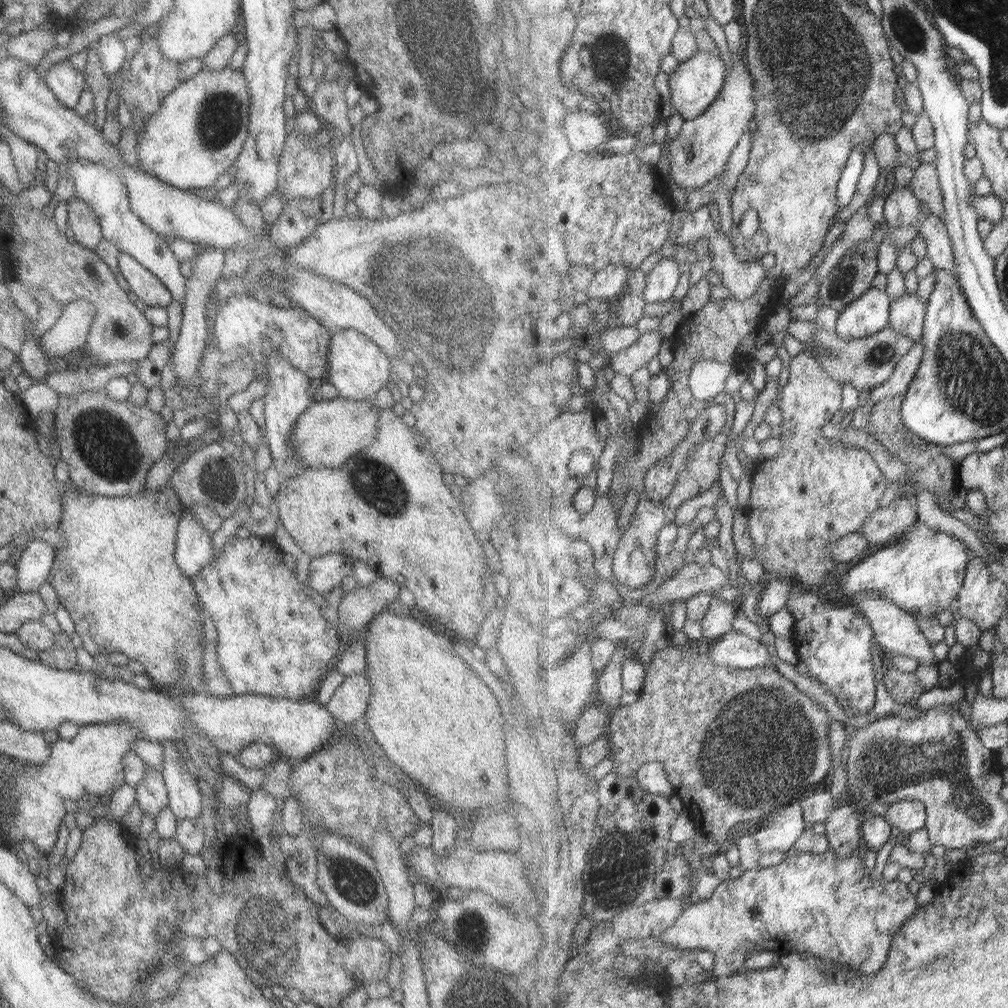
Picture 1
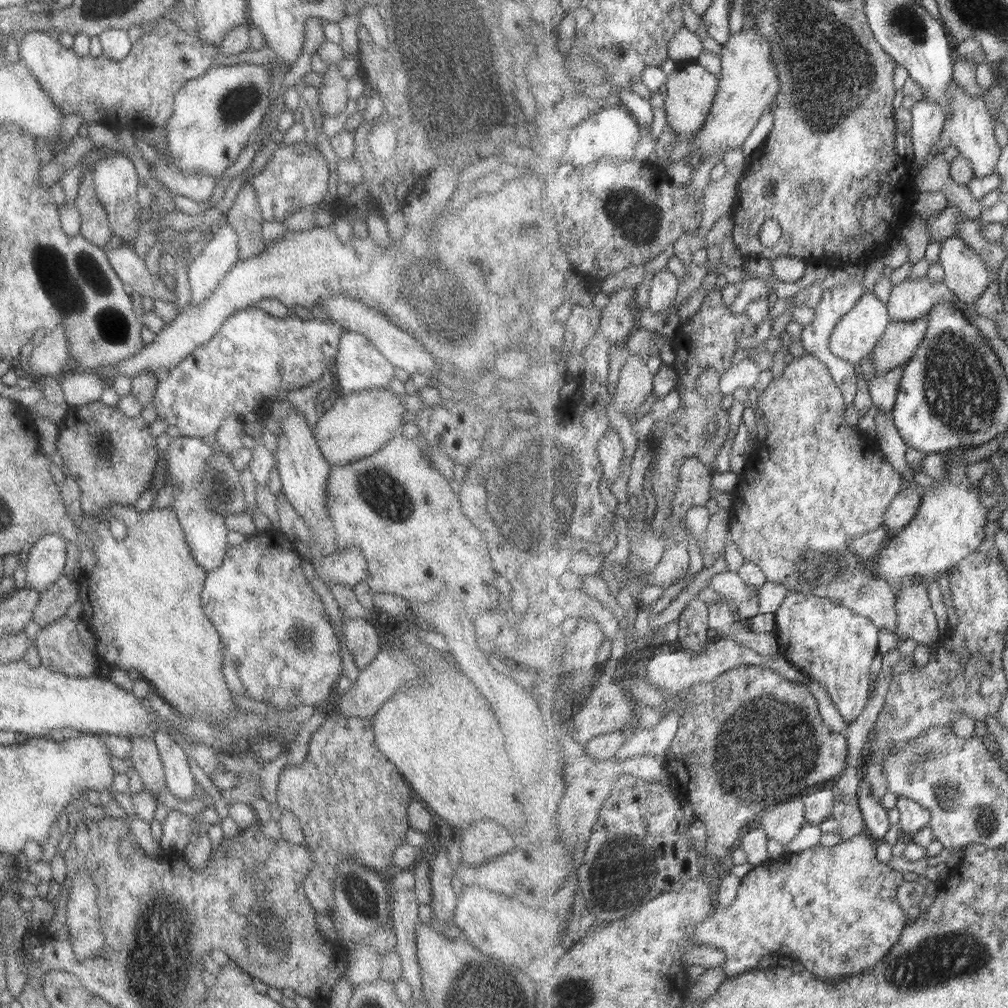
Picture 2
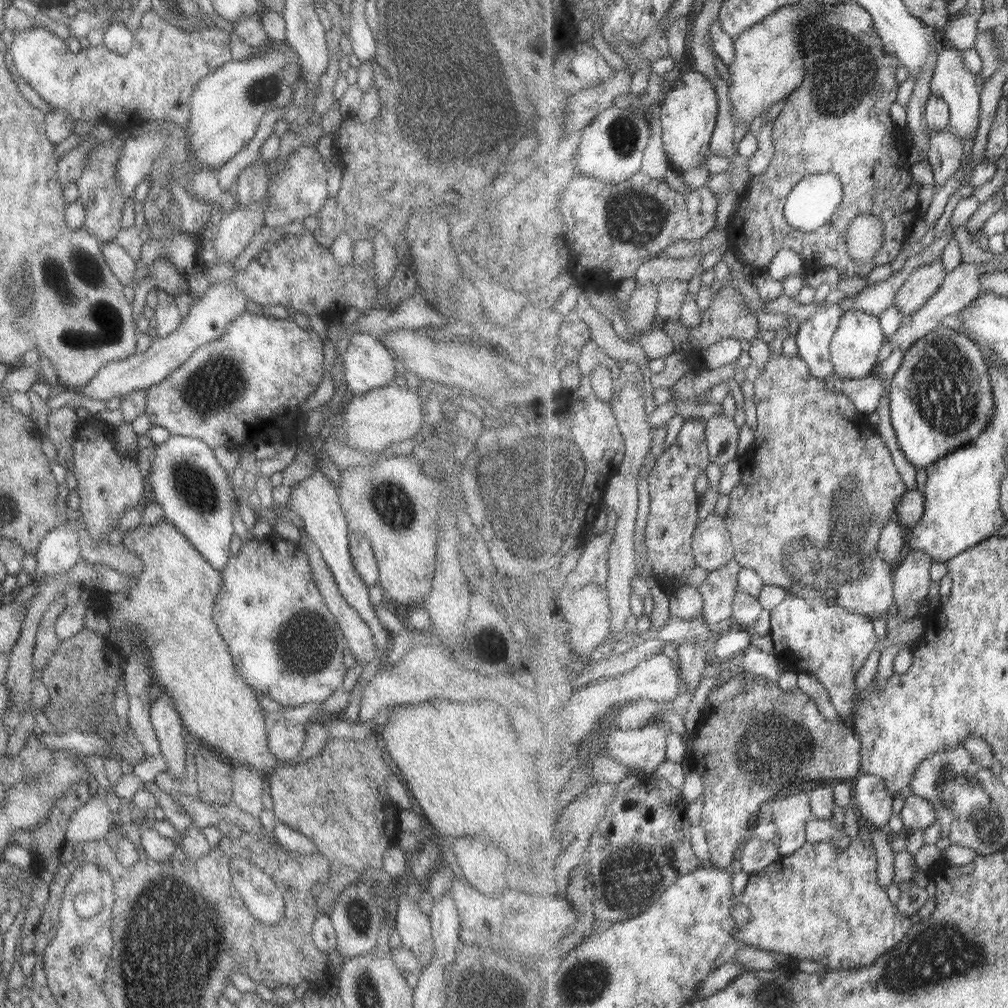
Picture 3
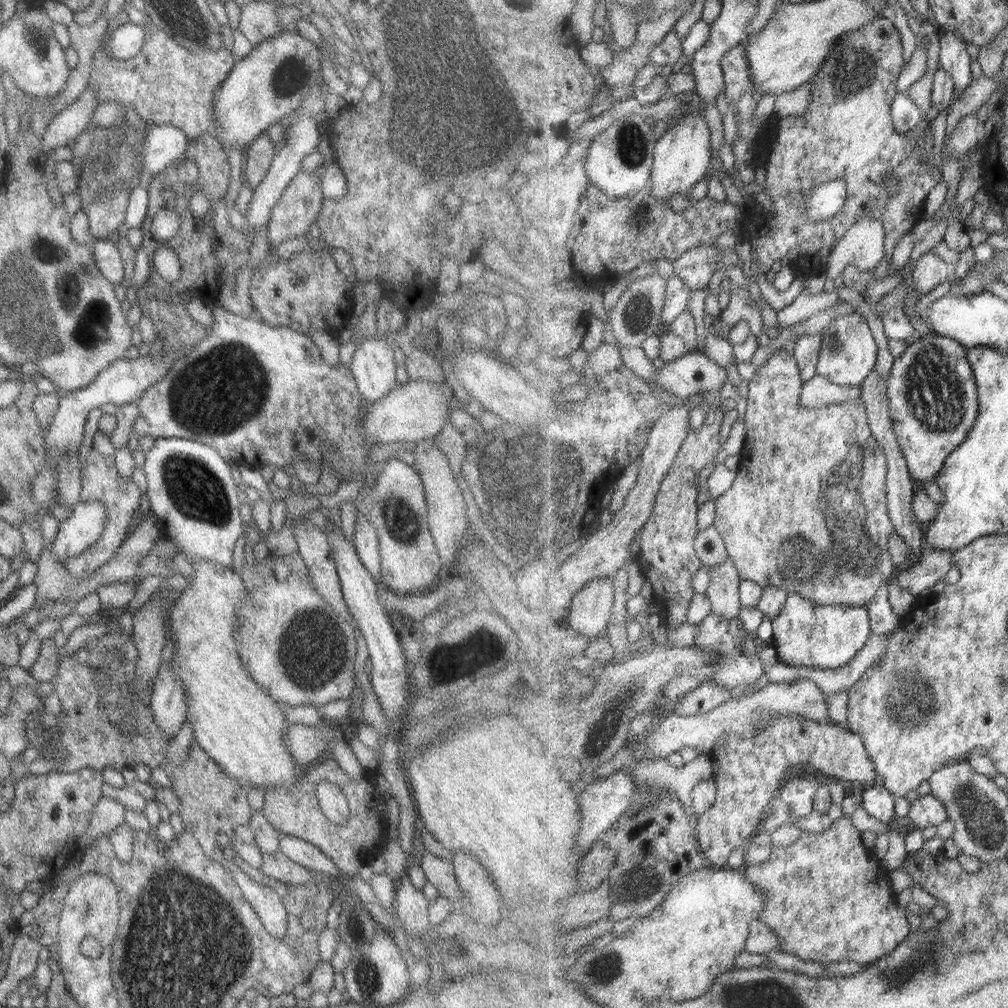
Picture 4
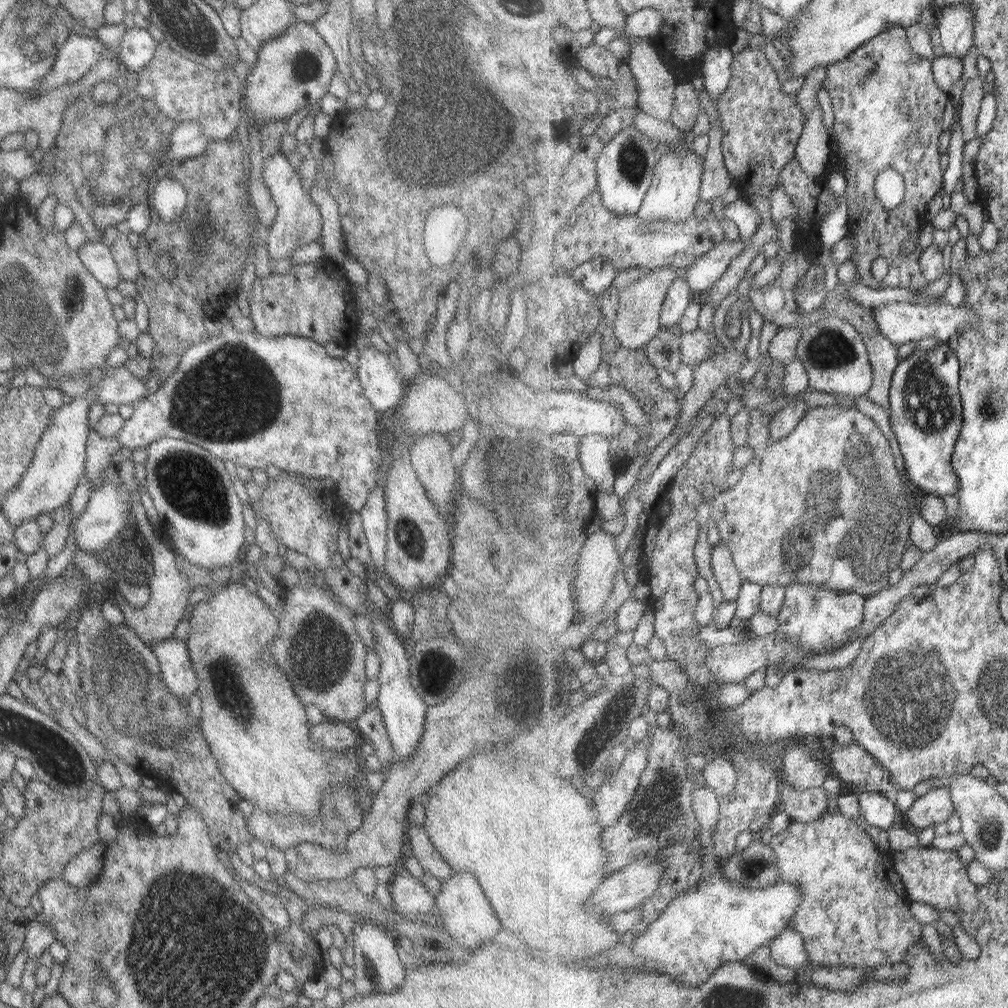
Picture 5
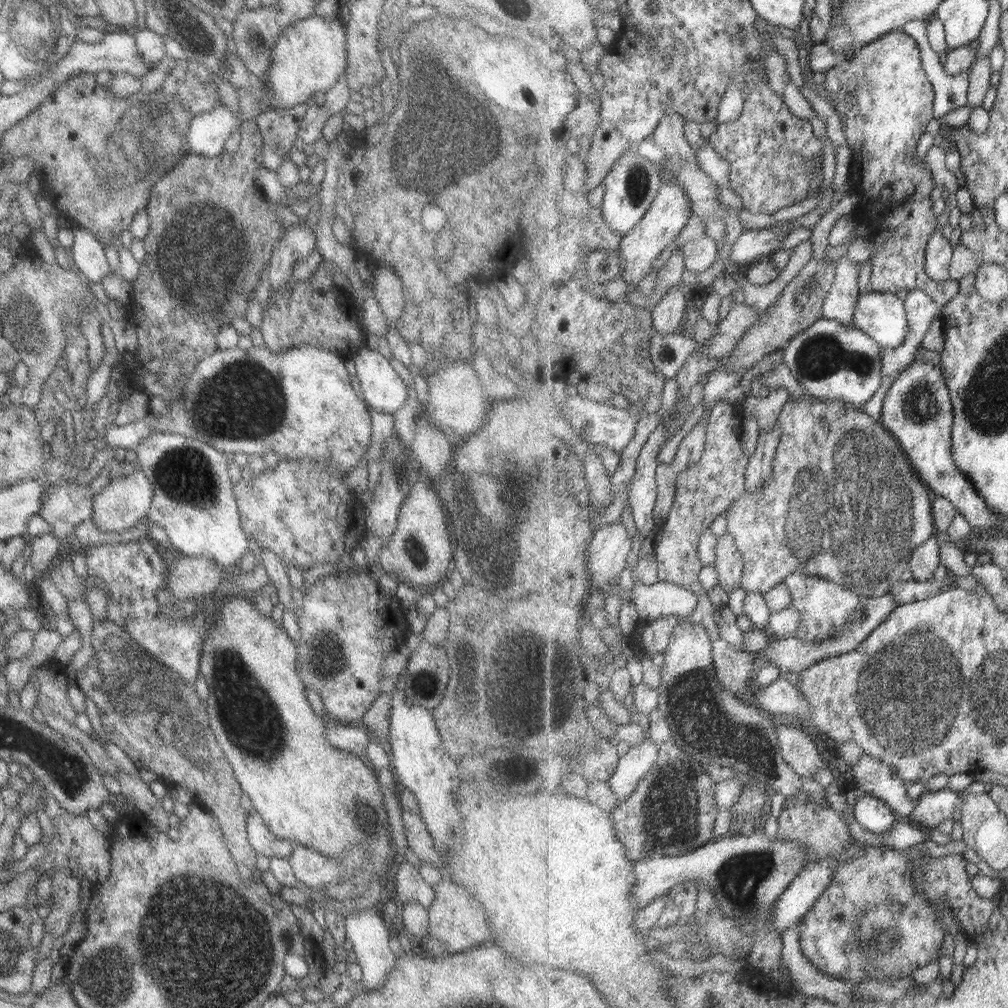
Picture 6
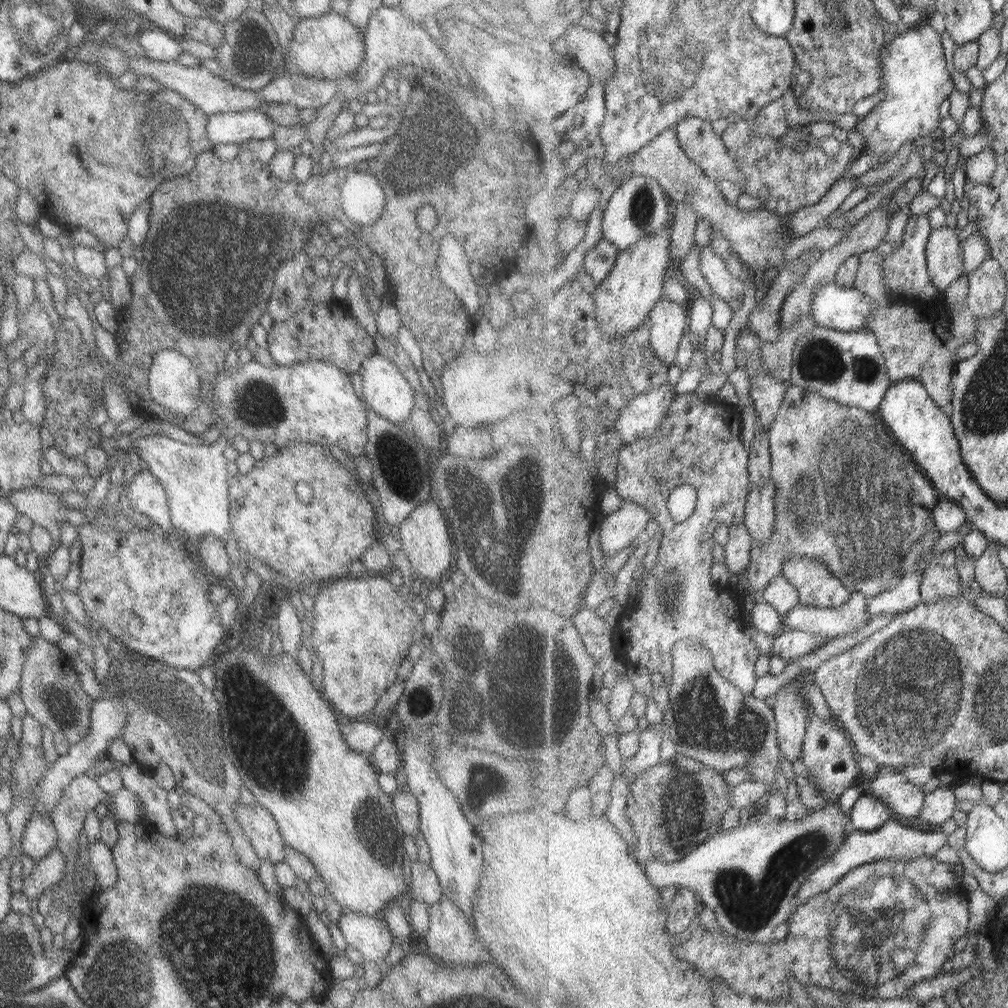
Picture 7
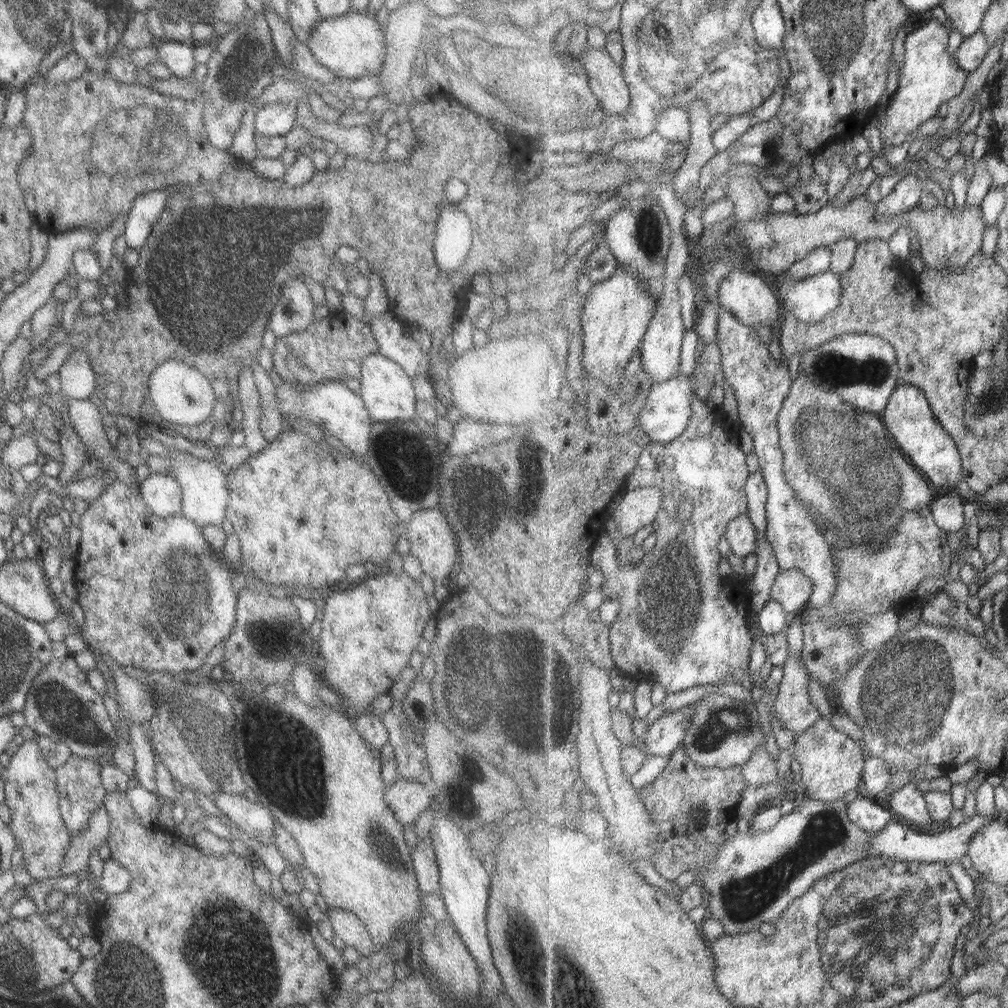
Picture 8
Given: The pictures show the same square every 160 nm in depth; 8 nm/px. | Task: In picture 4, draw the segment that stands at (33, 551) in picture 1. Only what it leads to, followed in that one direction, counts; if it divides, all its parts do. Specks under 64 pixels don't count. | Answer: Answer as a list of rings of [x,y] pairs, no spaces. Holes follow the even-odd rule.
[[[79,501],[58,524],[51,552],[62,560],[77,556],[97,542],[104,531],[105,508],[95,501]]]

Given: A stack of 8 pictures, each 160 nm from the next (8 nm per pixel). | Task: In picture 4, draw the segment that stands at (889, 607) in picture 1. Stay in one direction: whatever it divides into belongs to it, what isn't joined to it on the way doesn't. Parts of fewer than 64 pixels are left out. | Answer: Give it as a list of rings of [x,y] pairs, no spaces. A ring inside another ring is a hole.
[[[783,350],[774,352],[759,368],[756,368],[755,374],[748,381],[747,410],[743,416],[745,426],[747,426],[747,436],[738,466],[736,482],[725,494],[715,499],[716,511],[713,525],[723,535],[729,556],[739,569],[742,579],[752,580],[763,588],[778,586],[786,588],[790,593],[801,593],[821,606],[845,604],[845,606],[867,608],[871,600],[875,598],[877,590],[884,585],[887,577],[893,576],[897,570],[900,570],[900,567],[893,562],[889,550],[889,543],[892,540],[892,535],[896,532],[896,526],[892,522],[888,505],[889,466],[887,456],[885,449],[872,433],[863,400],[830,405],[821,409],[807,409],[801,405],[801,394],[805,383],[797,358],[794,354]],[[839,468],[845,468],[847,474],[837,472]],[[831,478],[837,482],[833,482]],[[847,490],[855,490],[855,492],[847,492]]]

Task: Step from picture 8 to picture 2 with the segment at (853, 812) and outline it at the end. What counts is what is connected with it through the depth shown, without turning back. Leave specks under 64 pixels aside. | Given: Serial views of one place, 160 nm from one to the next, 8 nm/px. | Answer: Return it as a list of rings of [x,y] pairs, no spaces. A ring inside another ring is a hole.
[[[863,780],[858,788],[859,805],[870,836],[877,841],[883,840],[892,826],[889,824],[887,808],[881,804],[881,800],[873,796],[871,783]]]

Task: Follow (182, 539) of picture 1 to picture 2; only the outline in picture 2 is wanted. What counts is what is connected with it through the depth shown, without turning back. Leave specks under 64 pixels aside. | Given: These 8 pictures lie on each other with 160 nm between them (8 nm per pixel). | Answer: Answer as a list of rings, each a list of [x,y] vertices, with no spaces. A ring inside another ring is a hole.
[[[179,436],[171,438],[161,454],[165,462],[164,484],[172,486],[169,508],[177,517],[191,556],[204,572],[213,570],[221,564],[228,546],[226,537],[228,530],[223,523],[224,516],[214,509],[200,487],[201,477],[207,469],[207,459],[212,455],[213,450],[214,446],[207,445],[201,439]]]

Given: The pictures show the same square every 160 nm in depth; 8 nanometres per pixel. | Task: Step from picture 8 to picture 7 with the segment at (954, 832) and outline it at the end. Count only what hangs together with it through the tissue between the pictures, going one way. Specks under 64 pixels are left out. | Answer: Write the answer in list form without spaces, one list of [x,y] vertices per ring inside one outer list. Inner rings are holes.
[[[894,817],[882,828],[877,831],[859,831],[851,829],[845,843],[841,845],[836,854],[817,871],[809,876],[809,880],[800,888],[798,901],[804,903],[806,900],[817,896],[822,892],[827,892],[831,887],[835,887],[841,878],[844,878],[849,872],[865,864],[879,862],[881,860],[911,860],[912,858],[923,858],[924,856],[934,857],[941,848],[947,845],[947,836],[943,832],[923,832],[911,826],[901,826],[898,817]]]

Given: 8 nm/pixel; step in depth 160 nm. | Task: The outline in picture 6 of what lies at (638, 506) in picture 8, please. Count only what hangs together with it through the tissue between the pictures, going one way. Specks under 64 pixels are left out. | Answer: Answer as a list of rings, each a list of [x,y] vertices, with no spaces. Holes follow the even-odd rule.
[[[619,521],[603,525],[594,533],[588,550],[588,570],[592,590],[615,580],[615,576],[625,570],[627,556],[633,548],[636,537],[627,534],[627,528]]]

